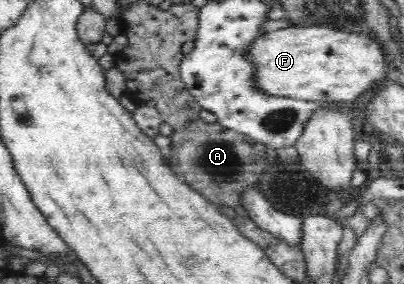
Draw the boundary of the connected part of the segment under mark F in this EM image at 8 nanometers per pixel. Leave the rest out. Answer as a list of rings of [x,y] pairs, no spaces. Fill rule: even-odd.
[[[293,25],[261,34],[249,42],[247,56],[255,64],[255,88],[269,95],[295,97],[301,100],[353,101],[379,86],[385,80],[387,63],[381,44],[363,32],[343,31],[327,25]]]

